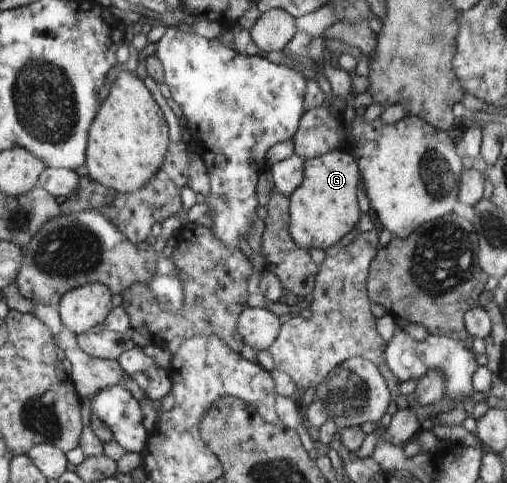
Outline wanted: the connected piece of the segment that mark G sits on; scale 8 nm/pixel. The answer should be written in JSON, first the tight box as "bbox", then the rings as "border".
{"bbox":[288,149,361,251],"border":[[[335,149],[317,158],[304,159],[303,180],[299,188],[288,196],[289,232],[302,249],[322,248],[326,251],[357,226],[361,216],[357,204],[359,169],[351,153],[341,149]]]}

